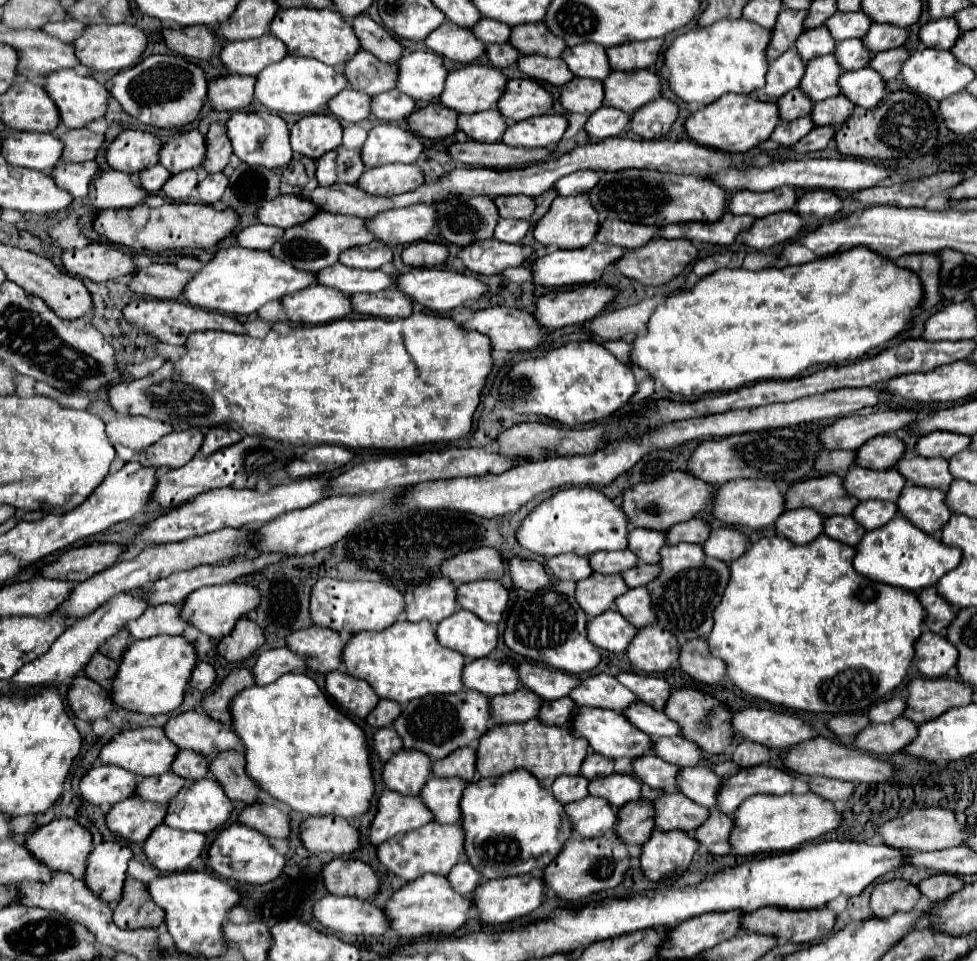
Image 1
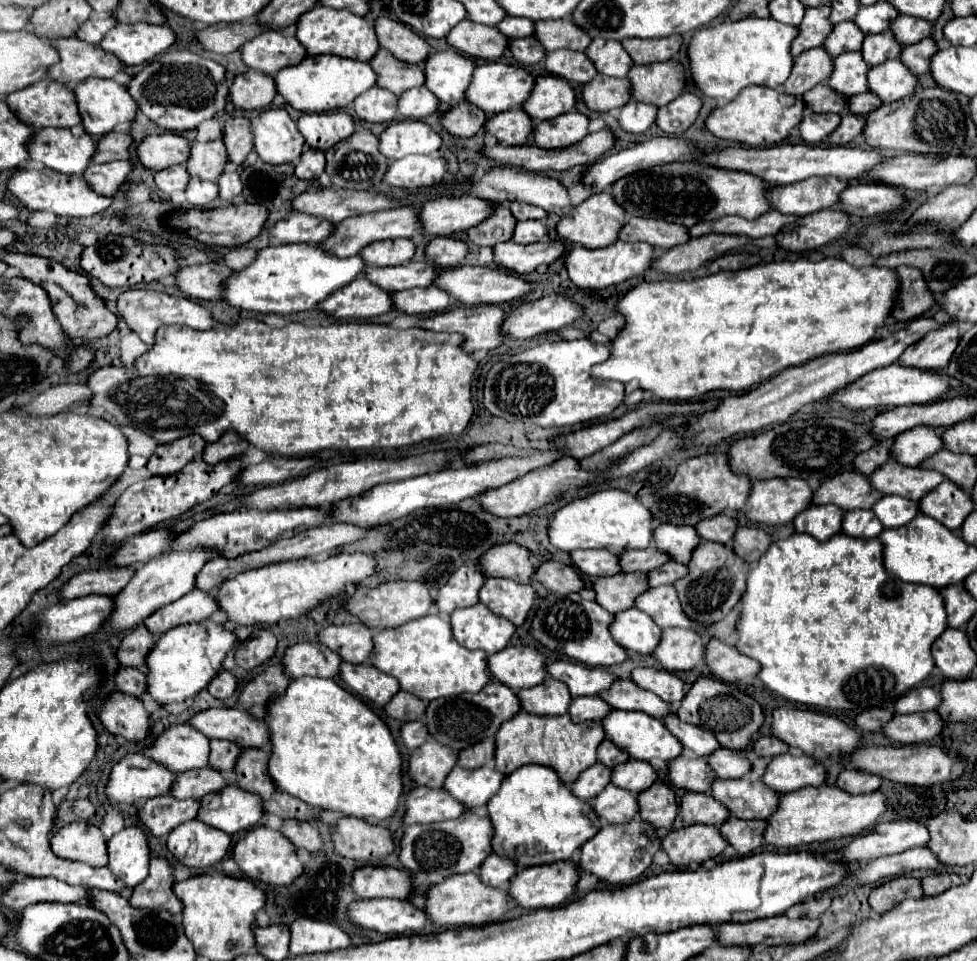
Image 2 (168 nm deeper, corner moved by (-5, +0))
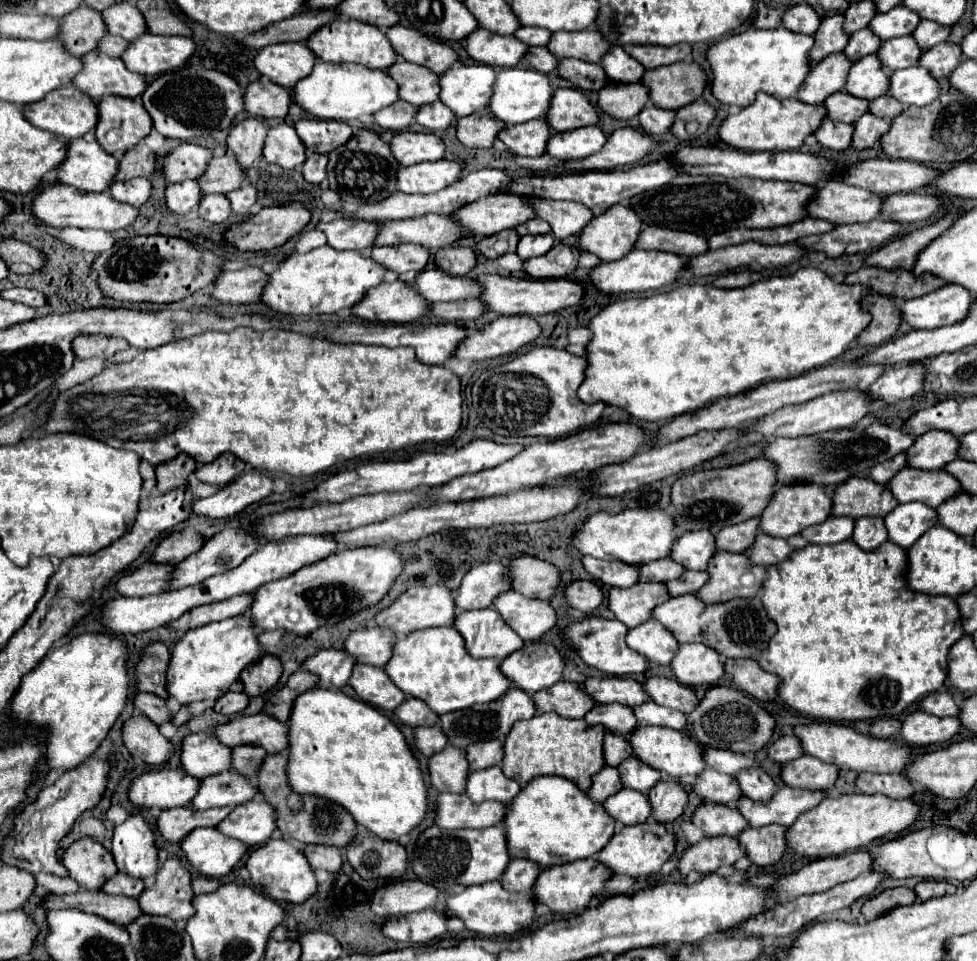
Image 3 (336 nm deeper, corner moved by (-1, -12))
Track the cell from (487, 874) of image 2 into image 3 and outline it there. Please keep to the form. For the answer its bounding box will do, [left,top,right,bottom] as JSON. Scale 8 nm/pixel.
[502,860,542,892]

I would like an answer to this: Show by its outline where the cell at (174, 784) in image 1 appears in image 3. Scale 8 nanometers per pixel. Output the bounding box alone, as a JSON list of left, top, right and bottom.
[190,770,258,810]

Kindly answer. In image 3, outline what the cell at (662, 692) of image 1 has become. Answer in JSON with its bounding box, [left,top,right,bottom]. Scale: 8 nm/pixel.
[646,676,700,714]

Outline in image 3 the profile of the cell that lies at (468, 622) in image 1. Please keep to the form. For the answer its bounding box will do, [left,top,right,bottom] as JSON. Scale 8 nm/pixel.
[456,608,524,660]

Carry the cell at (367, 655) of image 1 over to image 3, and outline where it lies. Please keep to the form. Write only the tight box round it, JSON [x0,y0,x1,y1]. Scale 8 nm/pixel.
[384,626,510,714]

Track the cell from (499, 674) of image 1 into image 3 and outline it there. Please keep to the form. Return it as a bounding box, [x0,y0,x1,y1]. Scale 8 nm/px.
[502,642,564,692]

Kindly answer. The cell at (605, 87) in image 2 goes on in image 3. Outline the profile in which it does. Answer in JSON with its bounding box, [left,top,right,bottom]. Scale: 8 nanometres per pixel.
[598,82,650,120]

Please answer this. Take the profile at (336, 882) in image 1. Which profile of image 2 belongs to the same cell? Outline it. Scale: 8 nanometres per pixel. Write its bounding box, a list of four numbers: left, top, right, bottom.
[352,866,410,898]

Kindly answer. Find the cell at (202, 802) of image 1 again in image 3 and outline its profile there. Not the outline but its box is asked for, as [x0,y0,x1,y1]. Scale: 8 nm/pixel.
[218,800,276,846]

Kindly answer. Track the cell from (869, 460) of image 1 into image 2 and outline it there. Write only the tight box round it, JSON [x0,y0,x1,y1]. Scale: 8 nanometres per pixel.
[890,426,942,466]

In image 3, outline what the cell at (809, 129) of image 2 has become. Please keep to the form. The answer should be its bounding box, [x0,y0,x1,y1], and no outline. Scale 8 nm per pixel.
[816,120,854,150]

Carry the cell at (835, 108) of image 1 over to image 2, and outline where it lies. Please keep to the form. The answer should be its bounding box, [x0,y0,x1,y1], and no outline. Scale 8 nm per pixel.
[848,92,882,116]

